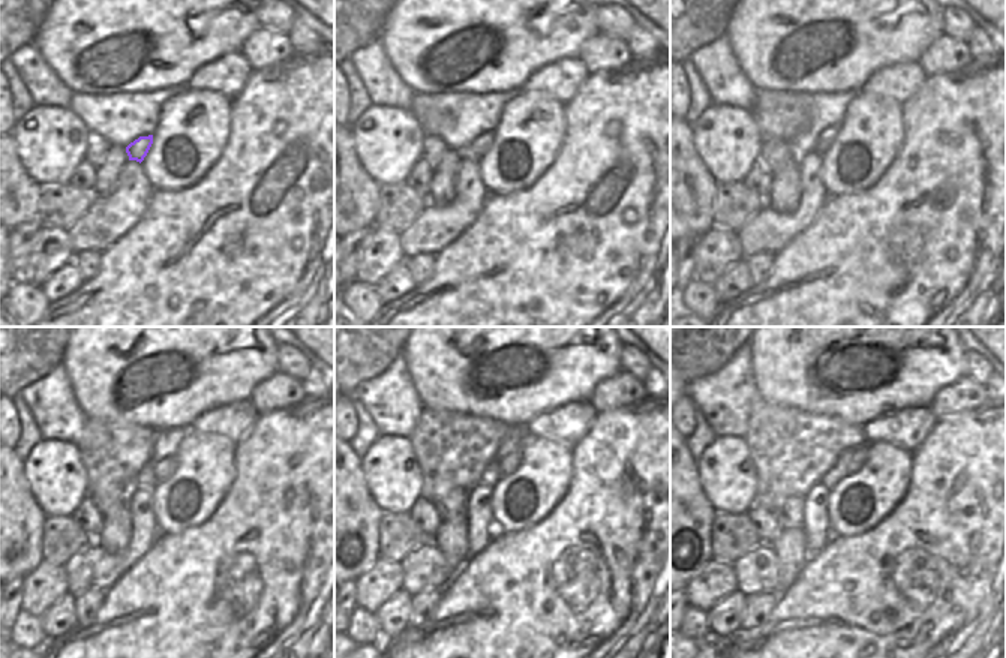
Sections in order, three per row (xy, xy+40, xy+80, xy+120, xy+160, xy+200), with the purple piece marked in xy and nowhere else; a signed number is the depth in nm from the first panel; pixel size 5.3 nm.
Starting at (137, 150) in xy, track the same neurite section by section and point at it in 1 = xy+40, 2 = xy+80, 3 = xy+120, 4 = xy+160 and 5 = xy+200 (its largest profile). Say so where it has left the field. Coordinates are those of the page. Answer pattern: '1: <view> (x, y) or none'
1: xy+40 (483, 143)
2: xy+80 (826, 138)
3: xy+120 (165, 468)
4: xy+160 (510, 463)
5: xy+200 (852, 459)

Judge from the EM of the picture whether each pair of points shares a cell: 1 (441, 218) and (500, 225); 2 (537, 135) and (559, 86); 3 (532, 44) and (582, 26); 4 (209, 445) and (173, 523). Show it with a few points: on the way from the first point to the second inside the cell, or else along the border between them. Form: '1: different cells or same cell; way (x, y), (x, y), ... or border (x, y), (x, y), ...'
1: different cells; border (489, 194), (479, 215), (447, 245)
2: different cells; border (522, 90), (543, 90), (562, 104)
3: same cell; way (544, 32), (570, 30)
4: same cell; way (189, 465), (168, 486), (165, 504)

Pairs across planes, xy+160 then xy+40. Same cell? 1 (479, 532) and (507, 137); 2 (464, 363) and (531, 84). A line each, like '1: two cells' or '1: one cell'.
1: two cells
2: two cells

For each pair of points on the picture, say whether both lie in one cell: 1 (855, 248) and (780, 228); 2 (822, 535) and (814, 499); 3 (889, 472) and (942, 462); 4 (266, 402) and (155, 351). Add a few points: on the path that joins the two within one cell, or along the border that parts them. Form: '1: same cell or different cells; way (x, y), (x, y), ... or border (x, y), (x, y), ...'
1: different cells; border (822, 206), (820, 212), (774, 254)
2: same cell; way (816, 526), (816, 508)
3: different cells; border (912, 451), (912, 478), (900, 501)
4: different cells; border (278, 372), (264, 378), (248, 399)

